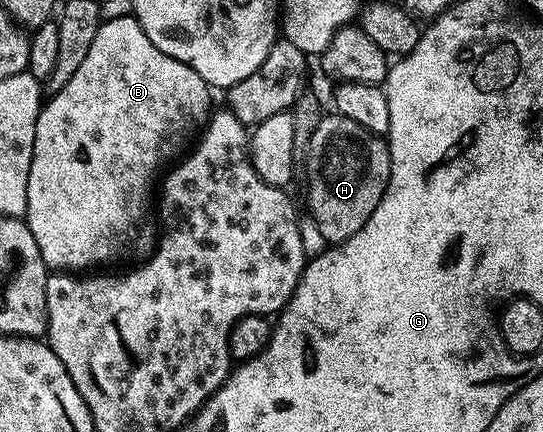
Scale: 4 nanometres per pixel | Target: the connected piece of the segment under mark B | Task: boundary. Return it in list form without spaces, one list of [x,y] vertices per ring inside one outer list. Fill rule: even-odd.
[[[134,16],[104,20],[100,24],[97,39],[93,39],[93,47],[89,47],[89,55],[85,55],[81,67],[77,67],[77,75],[73,75],[73,79],[69,79],[69,83],[65,83],[65,87],[61,87],[54,94],[55,98],[52,101],[50,98],[44,104],[43,108],[39,110],[37,119],[33,159],[29,167],[25,220],[29,231],[33,231],[33,239],[37,239],[41,259],[46,263],[48,270],[91,271],[96,267],[106,266],[103,265],[106,261],[115,261],[118,257],[129,256],[134,249],[148,248],[147,250],[150,250],[156,244],[156,234],[154,232],[151,234],[151,217],[153,221],[151,188],[154,185],[156,188],[157,178],[160,176],[159,169],[166,170],[184,152],[183,144],[186,143],[187,137],[194,138],[207,124],[207,119],[213,112],[211,93],[213,94],[212,86],[208,85],[205,79],[201,79],[201,75],[197,75],[197,71],[193,71],[193,67],[165,55],[165,51],[161,51],[149,39],[149,35],[145,35],[145,31]]]

